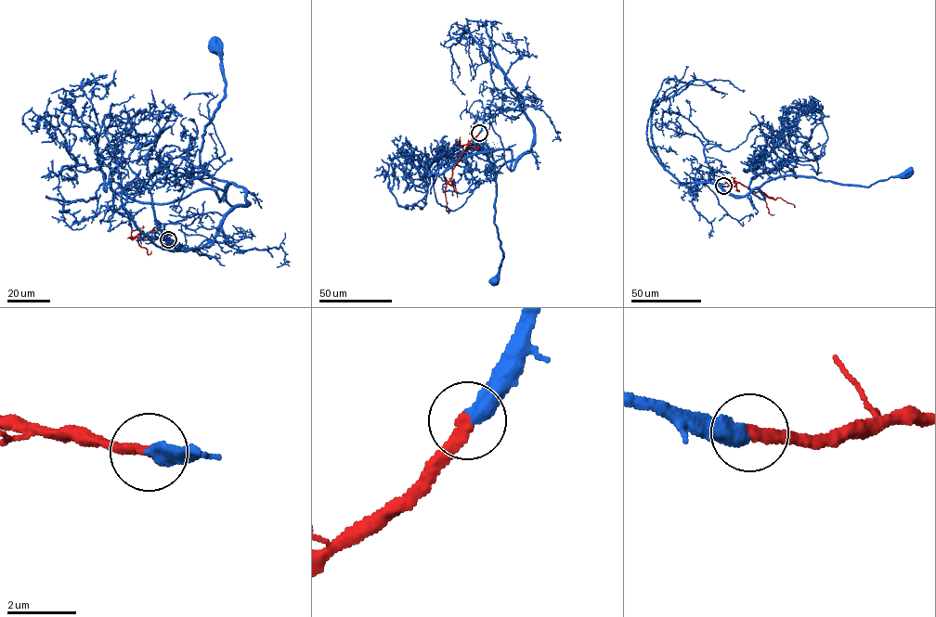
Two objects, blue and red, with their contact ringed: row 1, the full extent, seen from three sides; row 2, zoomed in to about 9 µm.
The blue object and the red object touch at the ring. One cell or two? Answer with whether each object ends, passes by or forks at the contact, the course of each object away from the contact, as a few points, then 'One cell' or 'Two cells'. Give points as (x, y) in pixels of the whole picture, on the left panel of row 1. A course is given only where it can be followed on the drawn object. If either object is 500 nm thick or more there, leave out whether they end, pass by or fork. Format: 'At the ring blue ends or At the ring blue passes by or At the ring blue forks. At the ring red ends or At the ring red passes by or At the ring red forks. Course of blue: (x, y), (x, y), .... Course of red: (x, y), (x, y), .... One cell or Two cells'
At the ring blue ends. At the ring red ends. Course of blue: (168, 238), (225, 241), (227, 212), (247, 202), (201, 163), (225, 94), (214, 44). Course of red: (168, 238), (154, 238), (153, 229), (145, 236), (138, 237), (138, 233), (132, 239), (132, 230), (143, 225). One cell

